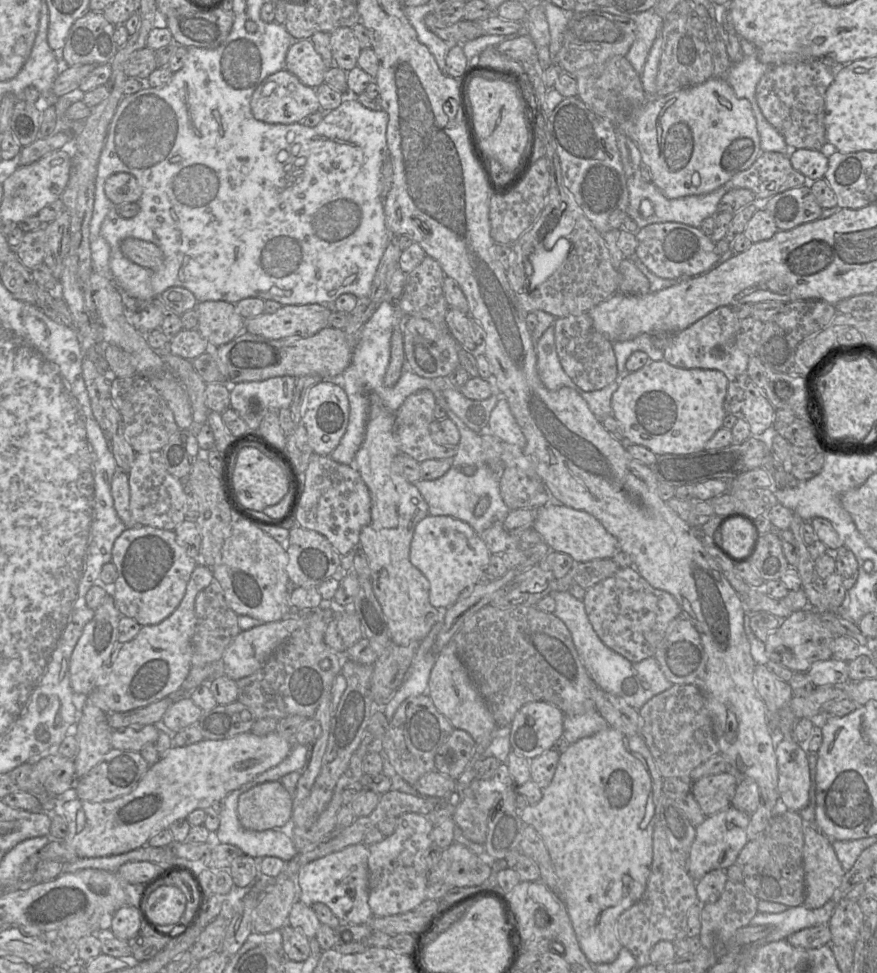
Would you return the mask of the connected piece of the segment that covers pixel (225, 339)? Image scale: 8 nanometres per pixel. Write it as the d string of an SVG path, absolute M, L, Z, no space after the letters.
M205 301L197 304L196 311L197 330L211 347L225 345L245 330L246 320L237 312L236 304Z

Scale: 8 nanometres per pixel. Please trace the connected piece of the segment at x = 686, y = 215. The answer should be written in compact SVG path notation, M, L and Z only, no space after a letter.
M617 129L617 146L629 192L629 205L627 215L630 216L641 229L653 223L678 222L700 228L704 219L715 216L718 213L718 205L721 198L730 190L727 190L725 183L720 188L703 195L691 195L677 199L668 199L657 186L651 181L642 177L641 153L635 144L626 134Z

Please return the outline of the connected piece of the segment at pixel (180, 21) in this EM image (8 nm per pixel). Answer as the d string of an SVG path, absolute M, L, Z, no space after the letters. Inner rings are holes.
M189 5L169 12L166 19L173 41L178 45L213 49L227 39L234 14L232 10L223 10L221 6L204 13Z

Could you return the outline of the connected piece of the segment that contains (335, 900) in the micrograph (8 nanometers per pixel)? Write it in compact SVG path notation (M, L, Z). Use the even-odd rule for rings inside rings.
M363 843L350 845L303 866L296 880L299 885L298 900L306 905L323 903L338 917L340 923L367 924L373 917L369 898L369 850Z

